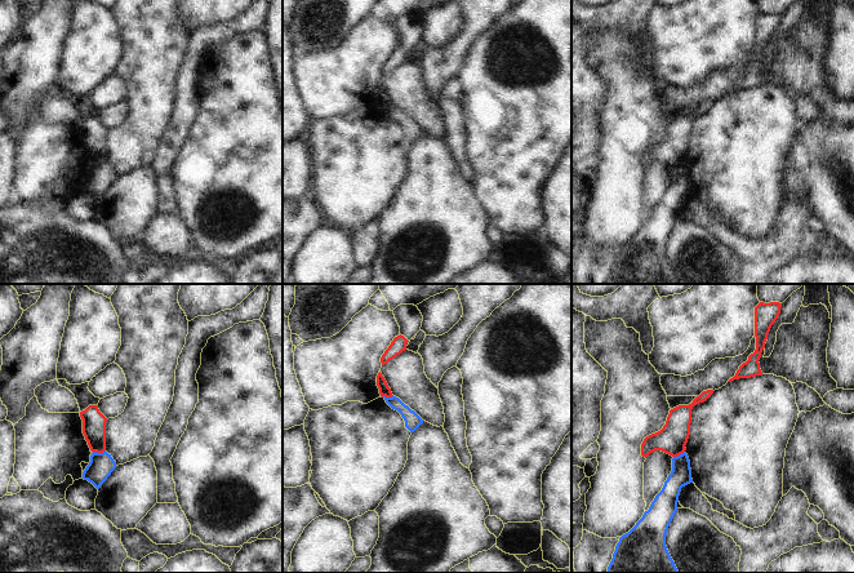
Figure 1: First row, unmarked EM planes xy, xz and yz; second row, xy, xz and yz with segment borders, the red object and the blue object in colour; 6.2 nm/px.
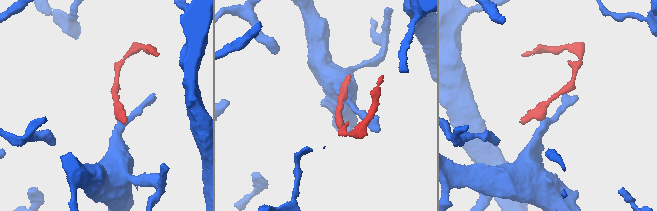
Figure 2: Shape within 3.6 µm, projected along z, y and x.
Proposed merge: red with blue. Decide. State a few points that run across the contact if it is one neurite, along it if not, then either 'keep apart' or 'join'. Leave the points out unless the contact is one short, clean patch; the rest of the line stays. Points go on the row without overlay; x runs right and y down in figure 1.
xy (105, 160), (93, 164) | keep apart

